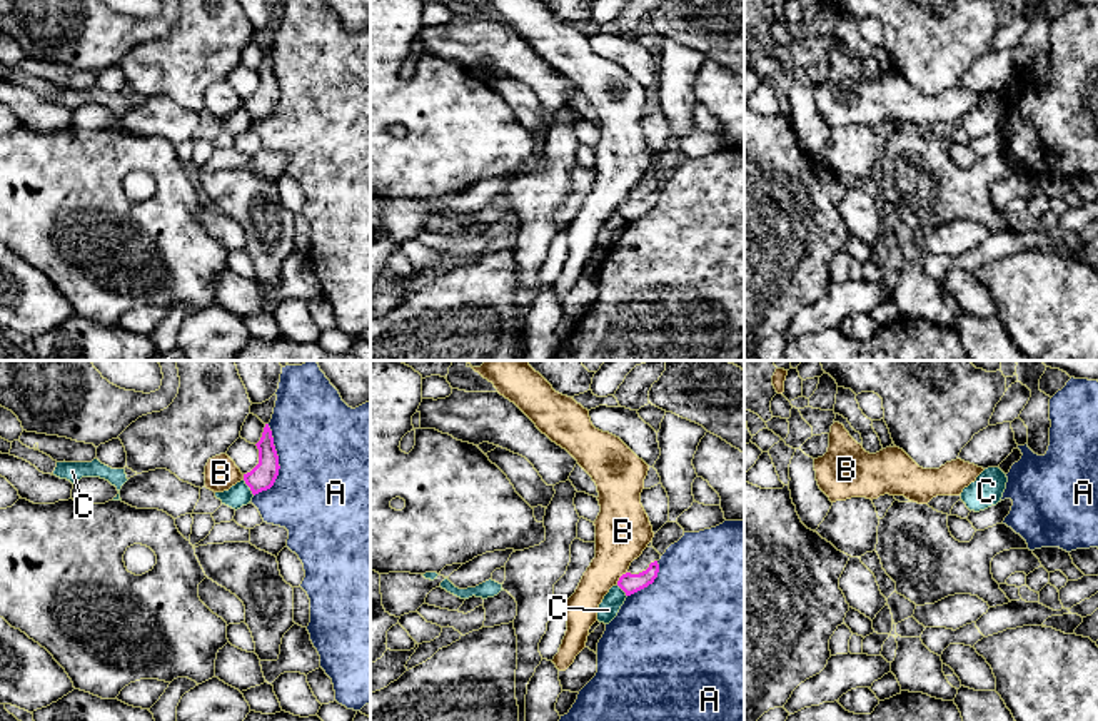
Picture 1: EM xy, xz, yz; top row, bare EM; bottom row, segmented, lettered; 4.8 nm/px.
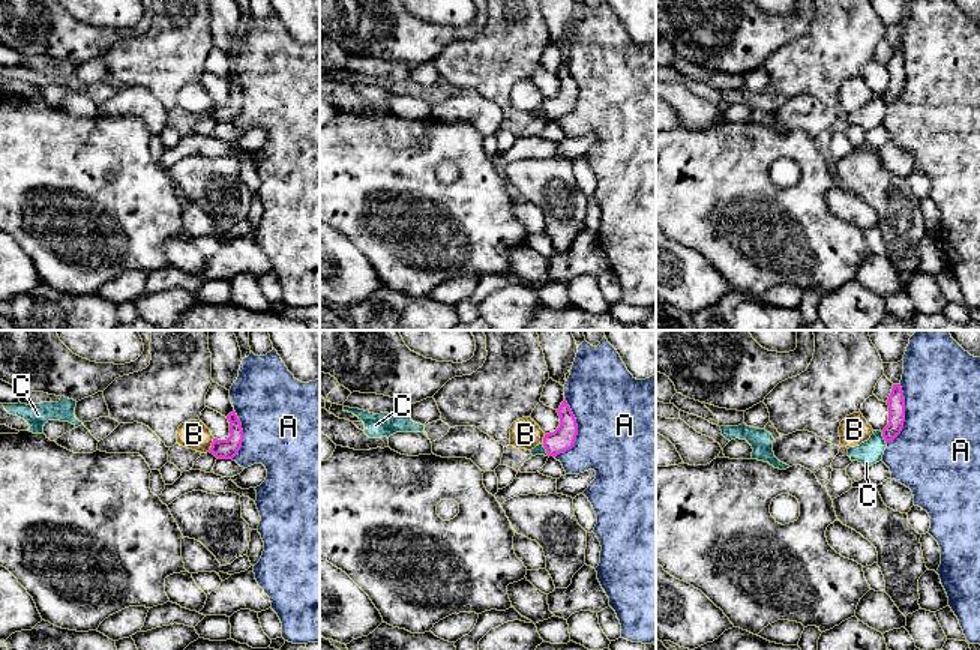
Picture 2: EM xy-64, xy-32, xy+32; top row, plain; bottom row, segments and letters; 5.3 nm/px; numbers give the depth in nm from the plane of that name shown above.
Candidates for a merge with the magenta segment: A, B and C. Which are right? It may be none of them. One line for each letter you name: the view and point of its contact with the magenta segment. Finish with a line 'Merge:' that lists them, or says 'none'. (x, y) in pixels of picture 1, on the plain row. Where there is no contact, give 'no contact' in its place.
Merge: none

